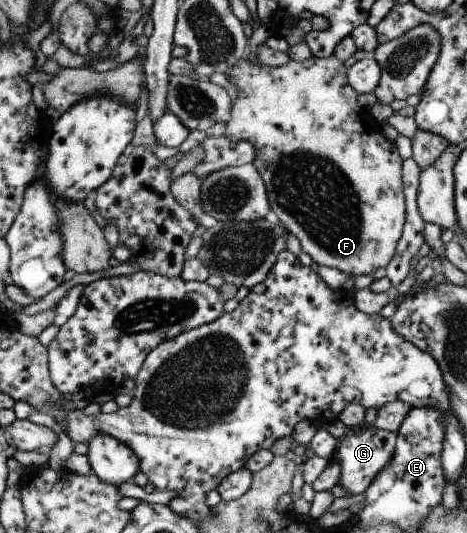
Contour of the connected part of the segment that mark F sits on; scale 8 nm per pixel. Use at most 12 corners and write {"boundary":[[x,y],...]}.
{"boundary":[[334,54],[244,57],[224,135],[321,266],[393,258],[401,158]]}

